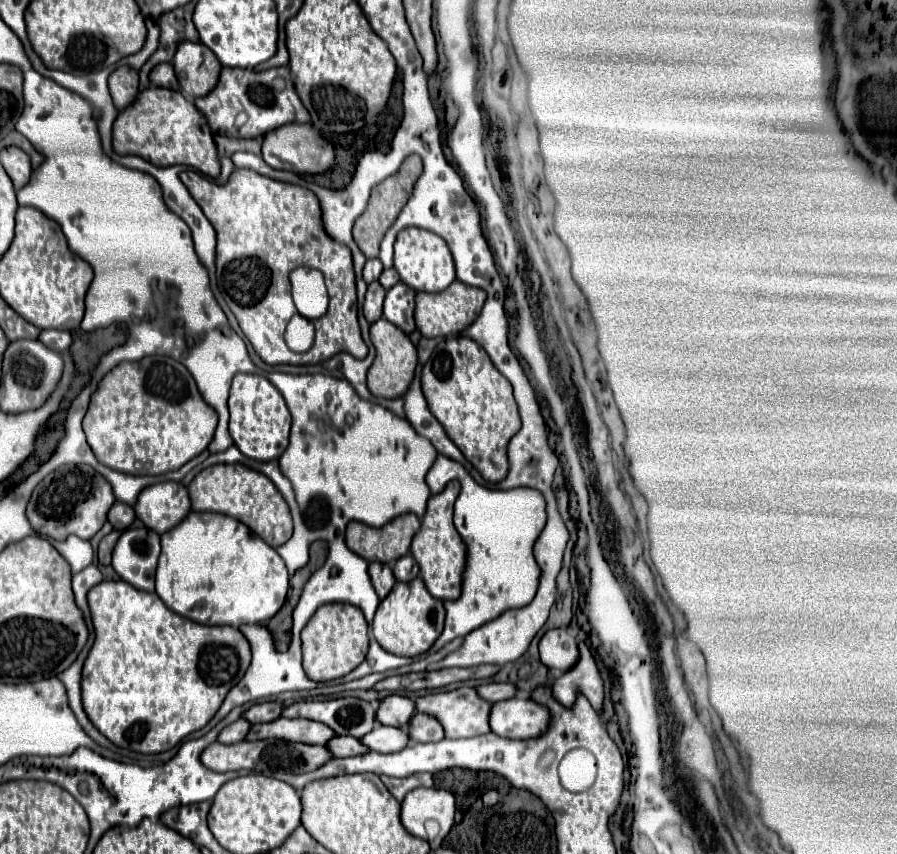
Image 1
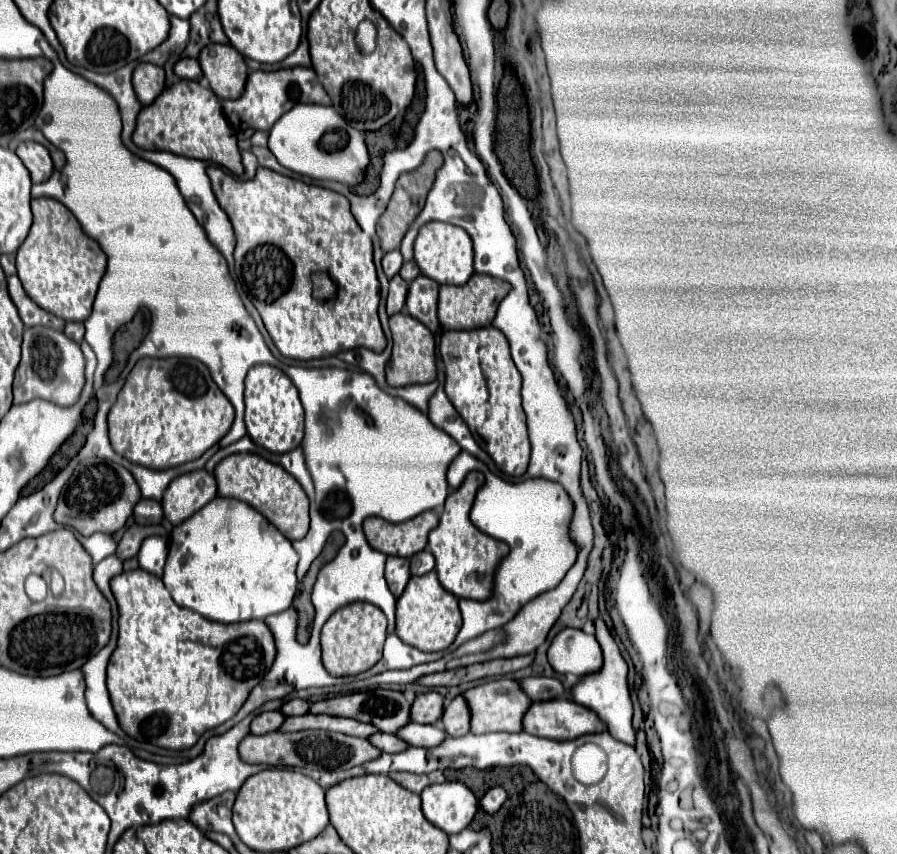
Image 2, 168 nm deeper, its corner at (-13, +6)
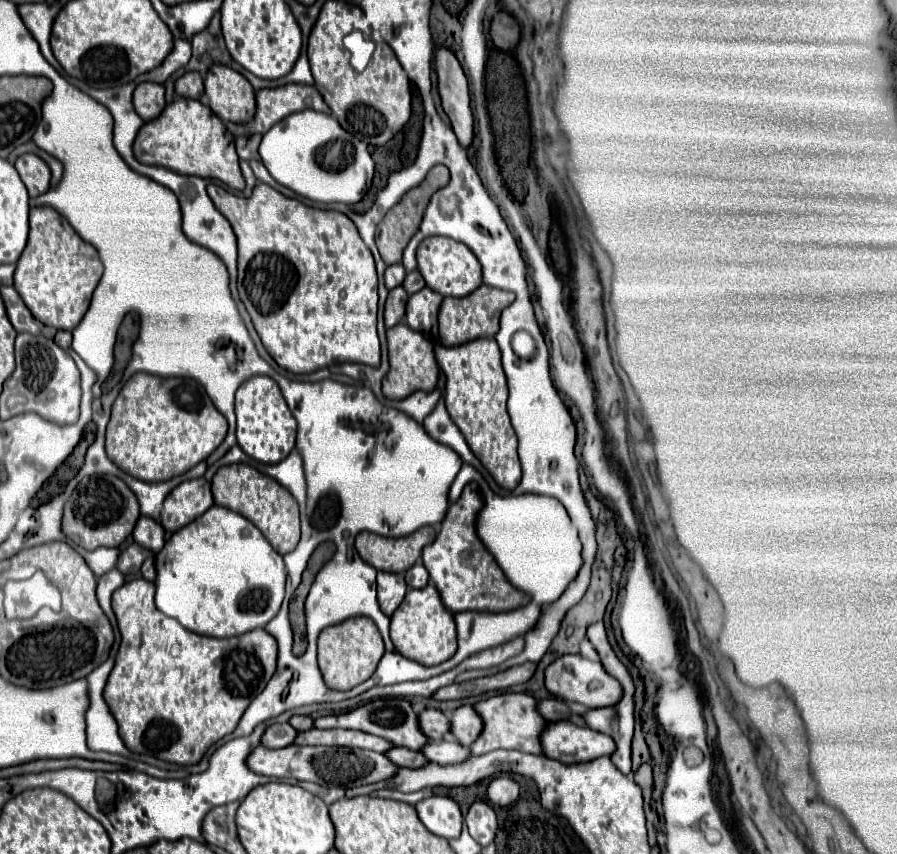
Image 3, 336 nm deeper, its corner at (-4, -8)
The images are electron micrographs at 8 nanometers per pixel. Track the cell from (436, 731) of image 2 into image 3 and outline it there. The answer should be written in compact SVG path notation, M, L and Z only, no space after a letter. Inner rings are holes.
M445 738L441 742L429 742L423 750L427 760L435 762L435 764L441 764L441 766L447 766L447 764L457 764L457 762L463 762L467 760L467 756L471 756L471 750L461 746L459 742L451 740L451 738Z

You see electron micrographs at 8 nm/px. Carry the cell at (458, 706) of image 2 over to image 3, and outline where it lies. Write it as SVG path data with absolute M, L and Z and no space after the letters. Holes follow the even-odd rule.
M465 704L453 712L451 732L463 746L473 744L481 730L483 730L483 720L479 720L479 714L471 704Z

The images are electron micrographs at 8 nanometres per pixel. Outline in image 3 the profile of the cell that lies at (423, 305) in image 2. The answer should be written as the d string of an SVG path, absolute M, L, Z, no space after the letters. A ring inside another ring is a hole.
M423 288L415 294L411 294L409 302L407 302L407 316L405 316L409 328L429 334L433 330L433 326L437 324L441 300L443 300L443 296L433 292L431 288Z

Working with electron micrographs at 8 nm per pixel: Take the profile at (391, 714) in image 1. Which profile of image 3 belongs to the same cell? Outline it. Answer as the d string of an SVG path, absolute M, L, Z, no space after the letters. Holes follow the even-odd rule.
M423 710L419 714L419 726L431 740L443 740L451 732L451 720L441 710Z

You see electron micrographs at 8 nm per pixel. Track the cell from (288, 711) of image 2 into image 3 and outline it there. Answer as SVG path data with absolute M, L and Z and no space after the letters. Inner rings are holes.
M293 716L289 720L289 724L299 730L299 732L305 732L305 730L311 730L313 728L313 718L311 716Z

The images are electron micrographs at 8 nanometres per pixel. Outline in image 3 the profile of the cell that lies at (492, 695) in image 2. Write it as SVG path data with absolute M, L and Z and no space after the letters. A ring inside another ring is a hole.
M505 692L505 694L497 694L493 698L481 700L475 704L475 710L481 714L483 718L483 732L481 736L475 740L475 744L471 744L471 752L473 756L483 756L487 752L505 748L505 750L519 750L519 752L527 752L527 754L541 754L541 734L547 726L547 722L543 720L543 716L539 716L537 710L537 700L525 692Z

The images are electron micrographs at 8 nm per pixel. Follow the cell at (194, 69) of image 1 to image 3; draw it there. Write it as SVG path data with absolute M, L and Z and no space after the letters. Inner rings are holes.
M215 64L205 74L209 108L225 122L249 124L255 118L255 90L245 76L229 66Z

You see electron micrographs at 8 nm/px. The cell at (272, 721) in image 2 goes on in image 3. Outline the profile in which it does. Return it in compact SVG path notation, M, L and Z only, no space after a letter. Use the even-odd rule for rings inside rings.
M271 724L265 730L261 744L267 748L285 748L295 742L295 736L297 736L297 730L291 724Z

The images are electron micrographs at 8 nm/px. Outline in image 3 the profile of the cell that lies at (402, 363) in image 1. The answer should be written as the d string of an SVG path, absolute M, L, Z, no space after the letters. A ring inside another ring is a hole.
M397 324L395 328L387 330L387 342L389 342L389 364L391 370L383 378L383 394L393 400L407 398L415 390L431 392L437 386L439 378L439 366L435 360L433 344L419 332L411 330L407 324Z

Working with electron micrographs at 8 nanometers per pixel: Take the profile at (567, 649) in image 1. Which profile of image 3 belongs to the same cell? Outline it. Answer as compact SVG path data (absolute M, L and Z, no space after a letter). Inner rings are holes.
M561 656L557 658L545 672L545 688L561 698L561 700L571 700L571 702L579 702L585 704L587 708L607 708L607 706L615 706L621 700L621 684L605 672L601 662L591 662L583 656Z

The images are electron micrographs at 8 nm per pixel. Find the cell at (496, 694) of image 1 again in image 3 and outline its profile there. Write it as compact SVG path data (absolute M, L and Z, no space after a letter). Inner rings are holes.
M549 698L549 700L539 702L539 712L547 722L559 722L559 720L569 720L571 718L569 706L563 700L559 702L557 698Z

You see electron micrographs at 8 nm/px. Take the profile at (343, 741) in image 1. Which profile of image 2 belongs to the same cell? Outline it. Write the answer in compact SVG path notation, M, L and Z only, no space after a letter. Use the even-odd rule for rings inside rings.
M376 732L368 738L368 742L372 742L372 746L376 746L382 752L402 752L408 748L406 742L402 742L400 738L396 738L394 734L384 734L384 732Z

